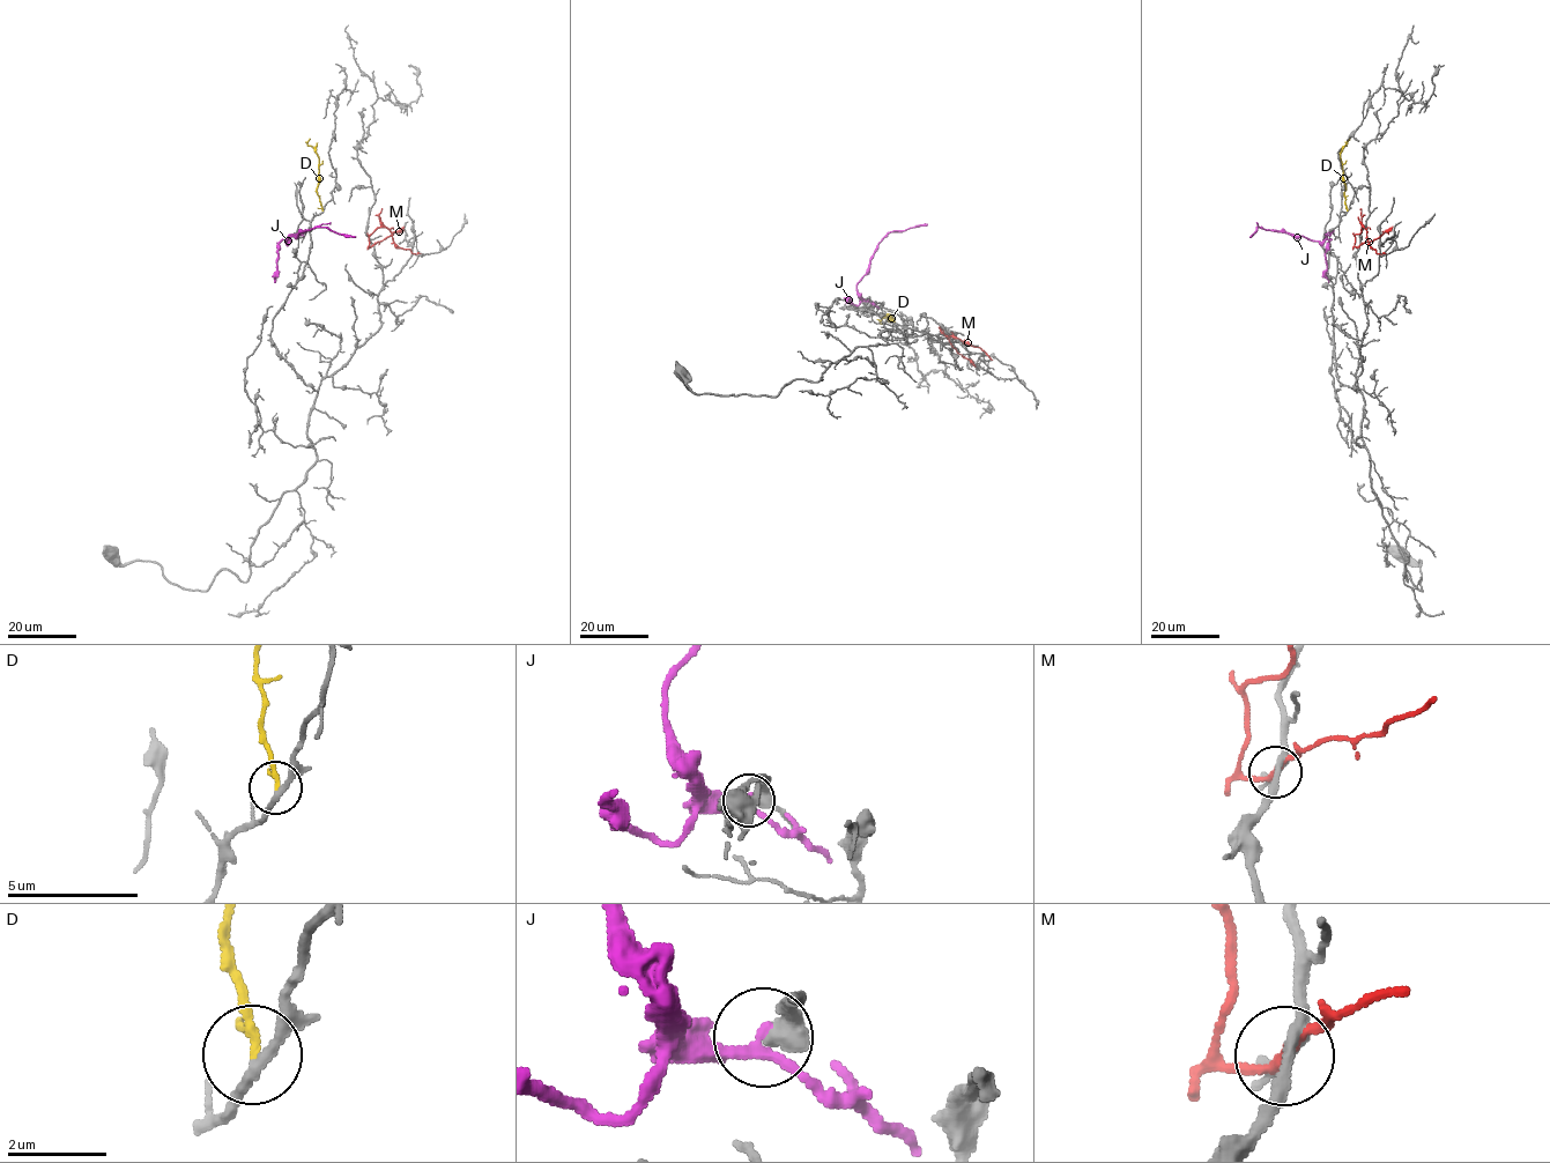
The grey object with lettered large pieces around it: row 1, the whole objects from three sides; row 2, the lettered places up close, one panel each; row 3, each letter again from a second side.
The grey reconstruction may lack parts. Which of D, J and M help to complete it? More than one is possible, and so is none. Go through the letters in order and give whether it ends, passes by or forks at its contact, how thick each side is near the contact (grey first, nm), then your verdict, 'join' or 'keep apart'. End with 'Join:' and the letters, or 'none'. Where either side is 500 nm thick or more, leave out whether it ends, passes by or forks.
D: it passes by | 190/120 nm | join
J: it passes by | 480/240 nm | keep apart
M: it passes by | 160/190 nm | keep apart
Join: D

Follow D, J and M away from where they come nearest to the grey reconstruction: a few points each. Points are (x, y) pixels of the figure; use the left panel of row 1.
D: (323, 210), (317, 191), (318, 155), (306, 143), (310, 138)
J: (296, 234), (286, 241), (305, 230), (320, 227), (355, 237)
M: (371, 246), (369, 235), (386, 227), (400, 247), (421, 253)

